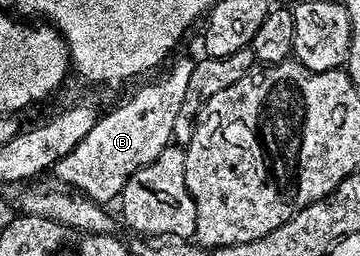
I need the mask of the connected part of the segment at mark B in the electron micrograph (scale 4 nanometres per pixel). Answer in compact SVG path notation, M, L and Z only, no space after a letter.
M177 59L169 68L166 66L158 79L153 79L150 83L145 83L133 96L130 97L126 103L118 105L114 111L109 111L100 116L97 120L97 124L91 129L91 133L87 133L87 137L83 141L79 141L79 145L75 145L75 149L71 149L71 153L67 153L67 157L63 157L56 165L51 169L51 175L54 175L58 179L58 184L64 185L66 188L70 188L76 192L80 192L89 199L93 199L94 202L109 205L109 202L116 200L120 196L121 190L127 185L127 181L135 174L139 169L143 169L143 165L151 165L151 161L155 161L155 157L159 157L159 153L163 153L165 147L170 146L173 143L173 130L175 129L175 117L179 117L179 108L183 105L183 97L187 97L187 84L191 81L191 73L193 72L194 60L190 59Z

